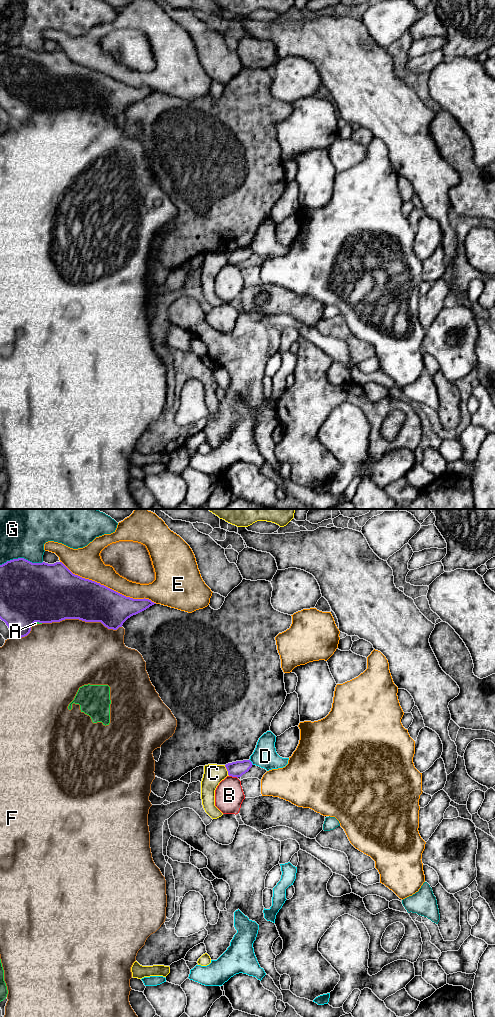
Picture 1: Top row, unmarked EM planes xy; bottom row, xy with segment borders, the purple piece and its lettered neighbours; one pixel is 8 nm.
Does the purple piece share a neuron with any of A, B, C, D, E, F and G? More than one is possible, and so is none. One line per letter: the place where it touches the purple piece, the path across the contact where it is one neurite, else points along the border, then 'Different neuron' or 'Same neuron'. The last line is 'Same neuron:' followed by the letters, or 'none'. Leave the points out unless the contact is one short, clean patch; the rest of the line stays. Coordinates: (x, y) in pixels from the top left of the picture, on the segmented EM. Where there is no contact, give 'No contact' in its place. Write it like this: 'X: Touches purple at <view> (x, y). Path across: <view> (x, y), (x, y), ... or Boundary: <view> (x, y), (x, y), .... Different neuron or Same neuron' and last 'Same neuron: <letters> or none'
A: Touches purple at xy (36, 621). Different neuron
B: Touches purple at xy (233, 776). Different neuron
C: Touches purple at xy (227, 770). Different neuron
D: Touches purple at xy (251, 762). Boundary: xy (249, 759), (253, 764). Different neuron
E: Touches purple at xy (107, 587). Different neuron
F: Touches purple at xy (82, 620). Different neuron
G: Touches purple at xy (21, 558). Different neuron
Same neuron: none

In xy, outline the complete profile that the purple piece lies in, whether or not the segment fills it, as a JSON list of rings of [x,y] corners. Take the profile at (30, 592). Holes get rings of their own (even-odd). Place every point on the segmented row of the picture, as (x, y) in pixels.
[[[24,558],[0,565],[0,619],[17,638],[27,636],[35,622],[52,623],[65,619],[101,622],[117,630],[133,615],[156,603],[126,597],[100,583],[73,574],[62,562],[32,563]]]

